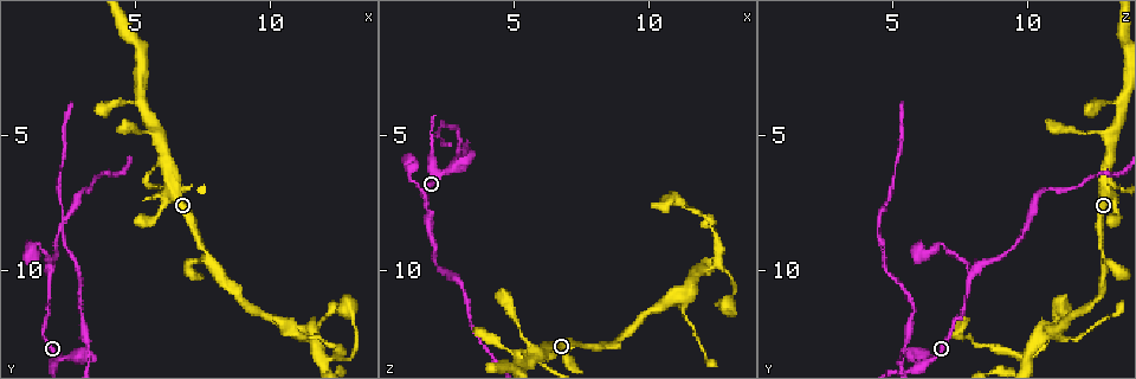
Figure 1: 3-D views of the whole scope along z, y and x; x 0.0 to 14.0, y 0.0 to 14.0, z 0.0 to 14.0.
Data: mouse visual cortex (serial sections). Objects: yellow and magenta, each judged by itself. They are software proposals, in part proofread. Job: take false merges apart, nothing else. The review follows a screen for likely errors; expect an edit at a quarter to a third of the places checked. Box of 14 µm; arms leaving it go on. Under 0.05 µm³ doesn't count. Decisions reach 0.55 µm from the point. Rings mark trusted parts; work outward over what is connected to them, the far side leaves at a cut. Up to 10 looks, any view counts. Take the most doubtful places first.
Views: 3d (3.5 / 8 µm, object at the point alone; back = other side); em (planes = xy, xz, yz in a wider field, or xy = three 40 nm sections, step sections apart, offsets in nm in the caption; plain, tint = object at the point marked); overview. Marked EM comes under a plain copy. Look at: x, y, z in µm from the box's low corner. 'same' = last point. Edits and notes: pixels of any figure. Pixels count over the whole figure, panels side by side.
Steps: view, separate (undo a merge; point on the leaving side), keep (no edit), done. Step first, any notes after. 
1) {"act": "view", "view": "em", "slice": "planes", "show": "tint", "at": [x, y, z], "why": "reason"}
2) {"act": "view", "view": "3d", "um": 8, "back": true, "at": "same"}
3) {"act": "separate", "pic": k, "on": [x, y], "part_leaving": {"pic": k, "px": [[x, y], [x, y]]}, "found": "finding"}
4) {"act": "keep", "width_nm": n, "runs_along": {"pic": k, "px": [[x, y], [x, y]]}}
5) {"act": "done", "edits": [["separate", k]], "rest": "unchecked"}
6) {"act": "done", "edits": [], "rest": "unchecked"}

{"act": "view", "view": "3d", "um": 8, "at": [7.5, 9.3, 12.8], "why": "three-way junction"}

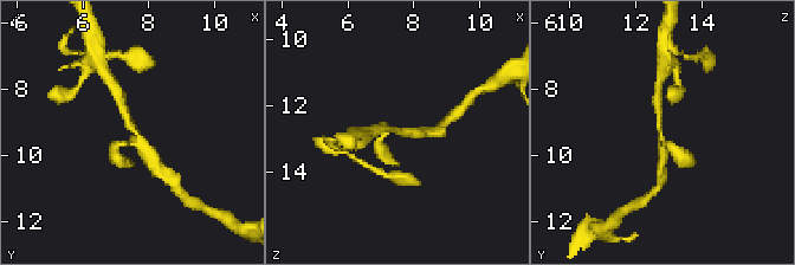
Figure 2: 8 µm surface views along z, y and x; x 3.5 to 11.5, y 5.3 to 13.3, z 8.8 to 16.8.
{"act": "view", "view": "em", "slice": "xy", "step": 1, "show": "tint", "at": [7.6, 9.4, 12.8], "arms": 3, "arm_widths_nm": [200, 200, 300]}

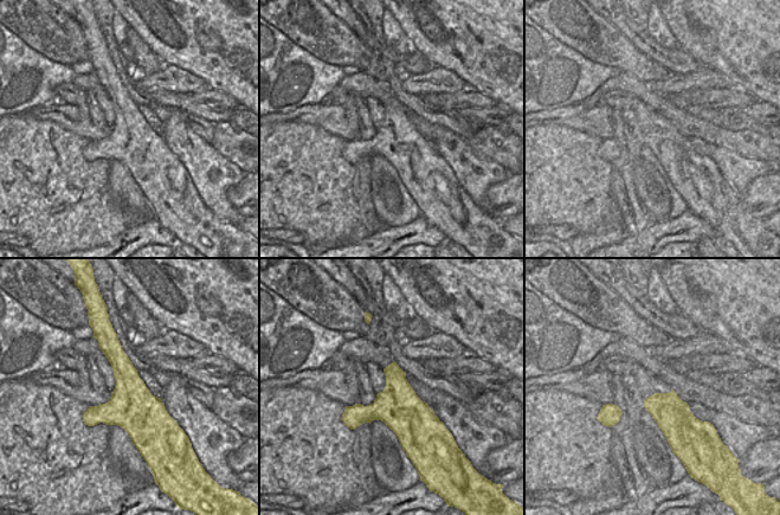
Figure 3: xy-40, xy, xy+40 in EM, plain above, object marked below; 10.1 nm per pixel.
{"act": "keep", "runs_along": {"pic": 2, "px": [[120, 104], [139, 143], [155, 163]]}, "found": "all the same cell"}

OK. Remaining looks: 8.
{"act": "view", "view": "3d", "um": 3.5, "back": true, "at": [11.4, 12.3, 11.0], "why": "arms part here"}

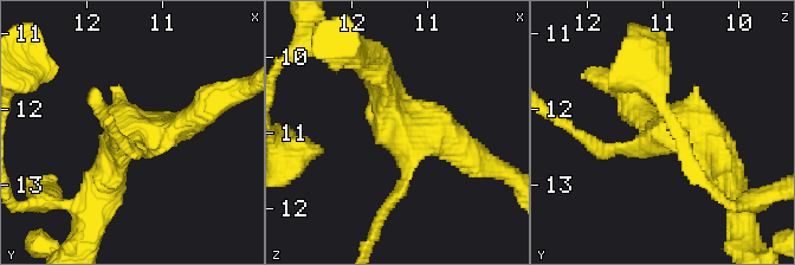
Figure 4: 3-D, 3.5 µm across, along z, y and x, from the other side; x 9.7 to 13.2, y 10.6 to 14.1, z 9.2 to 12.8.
{"act": "view", "view": "em", "slice": "planes", "show": "tint", "at": [11.30, 12.25, 10.95], "arms": 3, "arm_widths_nm": [150, 350, 350]}

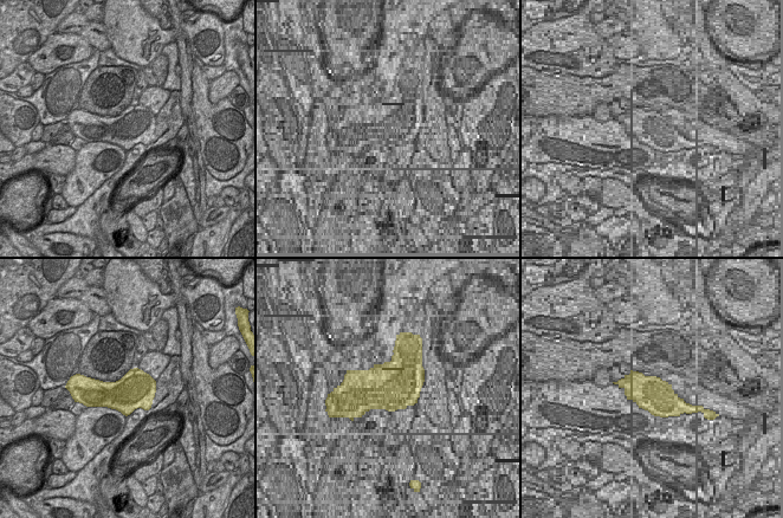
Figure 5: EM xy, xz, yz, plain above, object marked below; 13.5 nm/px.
{"act": "keep", "runs_along": {"pic": 4, "px": [[470, 157], [393, 118], [379, 73]]}, "found": "all the same cell"}

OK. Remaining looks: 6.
{"act": "view", "view": "3d", "um": 3.5, "at": [6.2, 6.0, 13.0], "why": "sharp bend"}

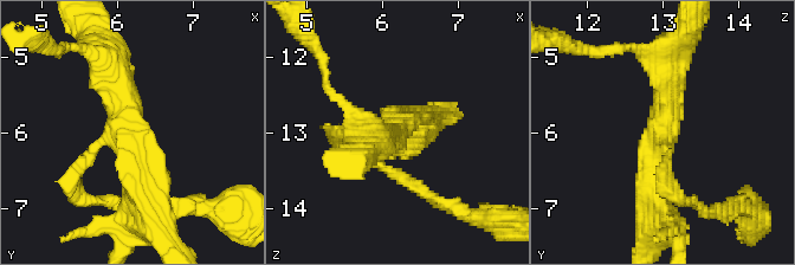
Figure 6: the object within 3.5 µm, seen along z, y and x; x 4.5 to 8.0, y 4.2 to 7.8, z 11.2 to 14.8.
{"act": "view", "view": "em", "slice": "planes", "show": "tint", "at": [6.10, 6.05, 13.00], "arms": 3, "arm_widths_nm": [150, 350, 400]}

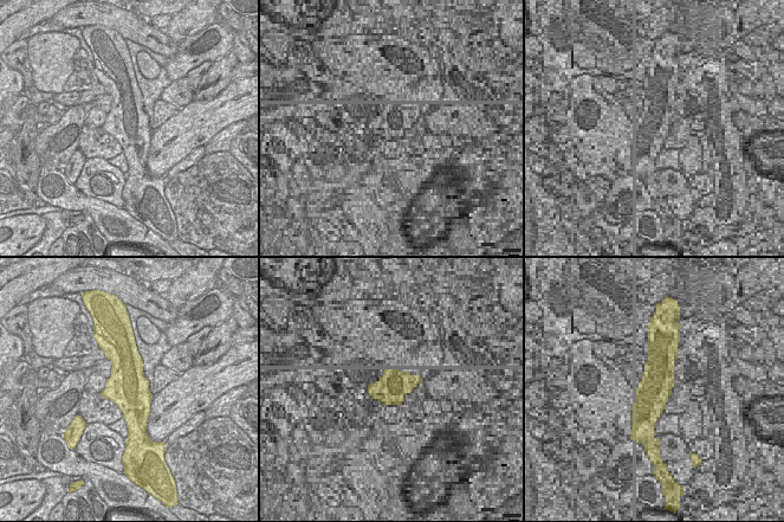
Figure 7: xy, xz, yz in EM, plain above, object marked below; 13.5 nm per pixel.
{"act": "keep", "runs_along": {"pic": 6, "px": [[148, 206], [111, 58]]}, "found": "one cell here"}

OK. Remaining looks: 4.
{"act": "view", "view": "3d", "um": 3.5, "at": [1.8, 10.0, 7.9], "why": "narrows sharply"}

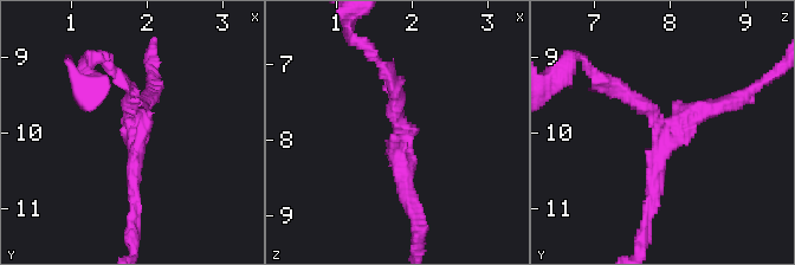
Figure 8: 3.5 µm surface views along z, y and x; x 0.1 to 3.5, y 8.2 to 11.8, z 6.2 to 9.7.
{"act": "view", "view": "em", "slice": "xy", "step": 1, "show": "tint", "at": [1.85, 10.10, 7.90], "arms": 3, "arm_widths_nm": [200, 200, 250]}

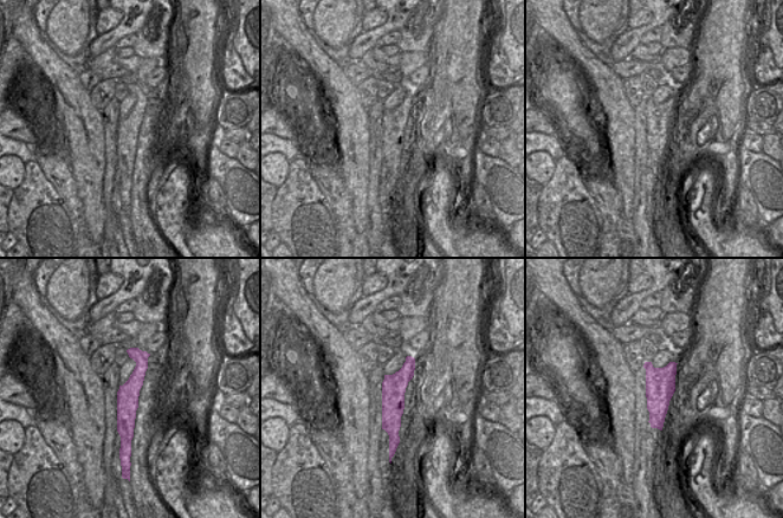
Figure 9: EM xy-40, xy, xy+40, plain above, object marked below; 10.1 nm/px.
{"act": "keep", "runs_along": {"pic": 9, "px": [[135, 350], [140, 371], [127, 396], [123, 441]]}, "found": "all the same cell"}

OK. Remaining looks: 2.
{"act": "done", "edits": [], "rest": "unchecked"}

